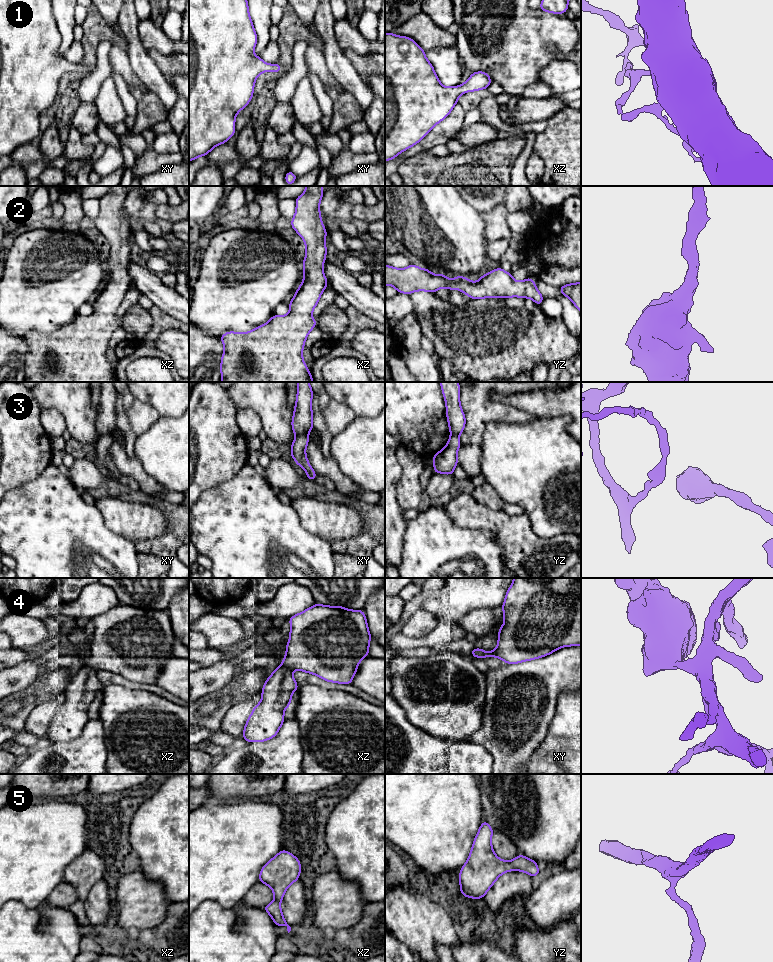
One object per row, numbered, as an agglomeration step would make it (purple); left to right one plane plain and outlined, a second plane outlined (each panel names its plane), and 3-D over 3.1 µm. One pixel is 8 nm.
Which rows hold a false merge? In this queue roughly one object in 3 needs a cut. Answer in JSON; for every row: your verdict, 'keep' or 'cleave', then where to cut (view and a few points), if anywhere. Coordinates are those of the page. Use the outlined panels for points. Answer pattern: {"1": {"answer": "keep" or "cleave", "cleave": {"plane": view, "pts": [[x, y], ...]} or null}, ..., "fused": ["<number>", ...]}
{"1": {"answer": "keep", "cleave": null}, "2": {"answer": "keep", "cleave": null}, "3": {"answer": "cleave", "cleave": {"plane": "xy", "pts": [[296, 434], [307, 435]]}}, "4": {"answer": "keep", "cleave": null}, "5": {"answer": "keep", "cleave": null}, "fused": ["3"]}

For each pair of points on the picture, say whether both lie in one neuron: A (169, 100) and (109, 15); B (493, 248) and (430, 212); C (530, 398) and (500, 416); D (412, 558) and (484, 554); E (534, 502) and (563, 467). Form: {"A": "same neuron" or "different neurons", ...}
{"A": "different neurons", "B": "different neurons", "C": "different neurons", "D": "same neuron", "E": "same neuron"}

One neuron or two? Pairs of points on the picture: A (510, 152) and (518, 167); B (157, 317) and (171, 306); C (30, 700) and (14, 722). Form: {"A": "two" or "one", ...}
{"A": "two", "B": "two", "C": "one"}

